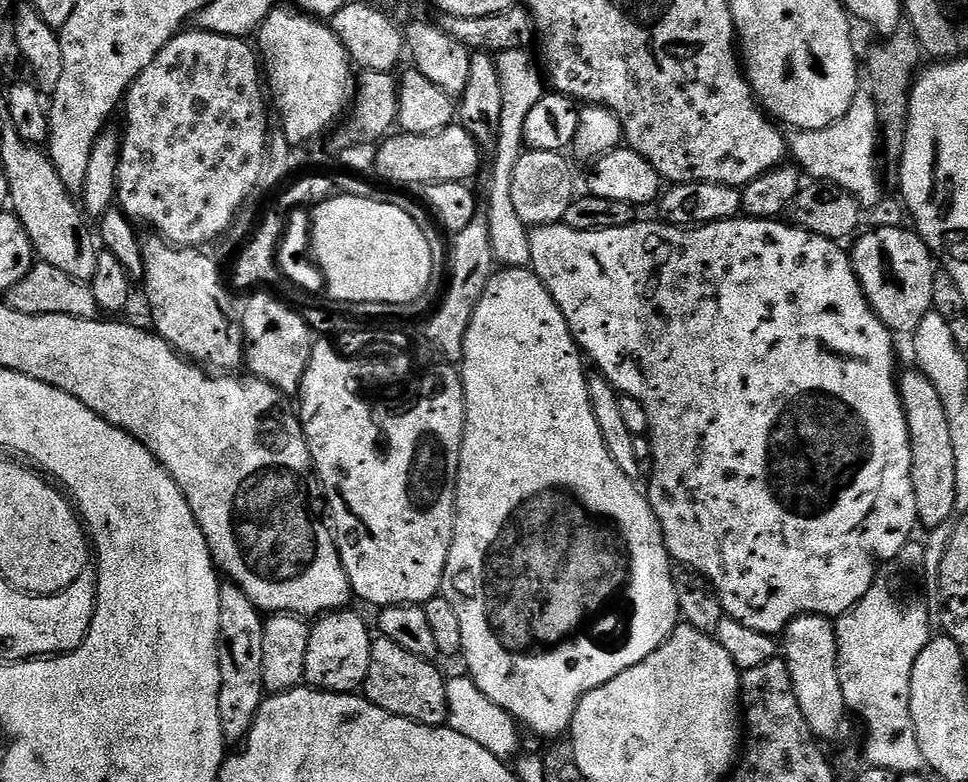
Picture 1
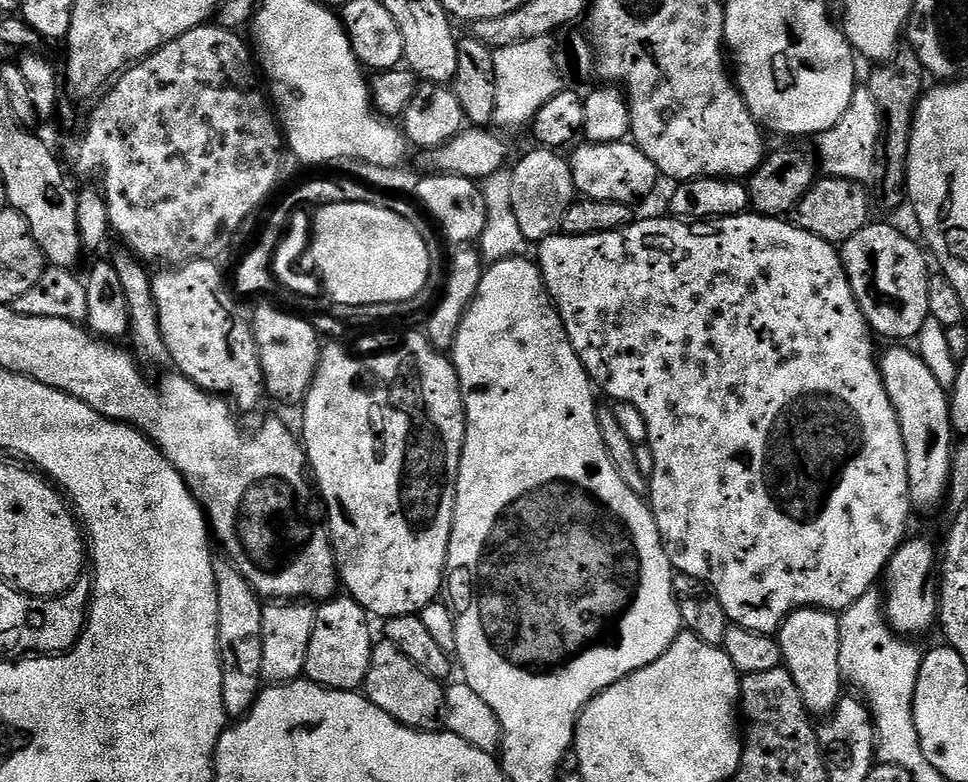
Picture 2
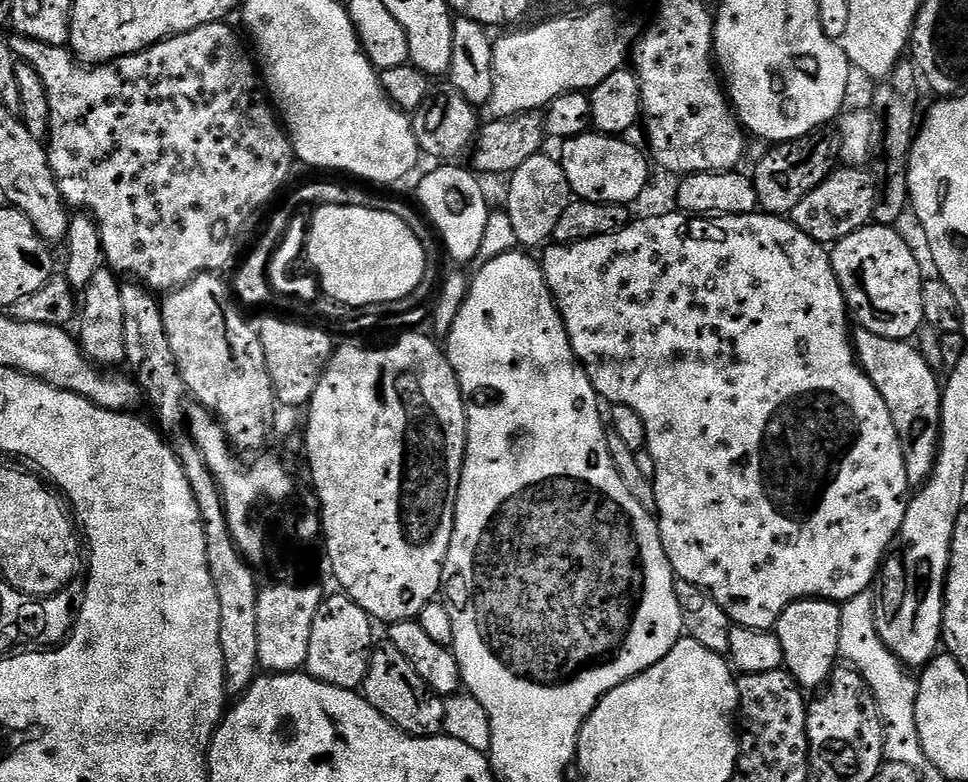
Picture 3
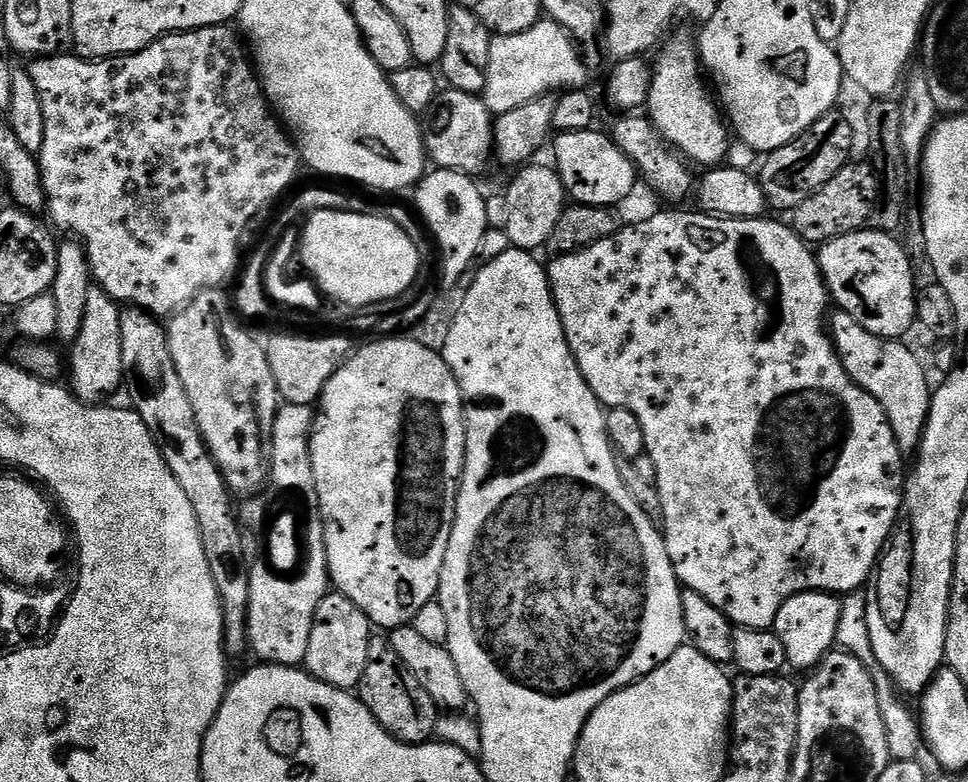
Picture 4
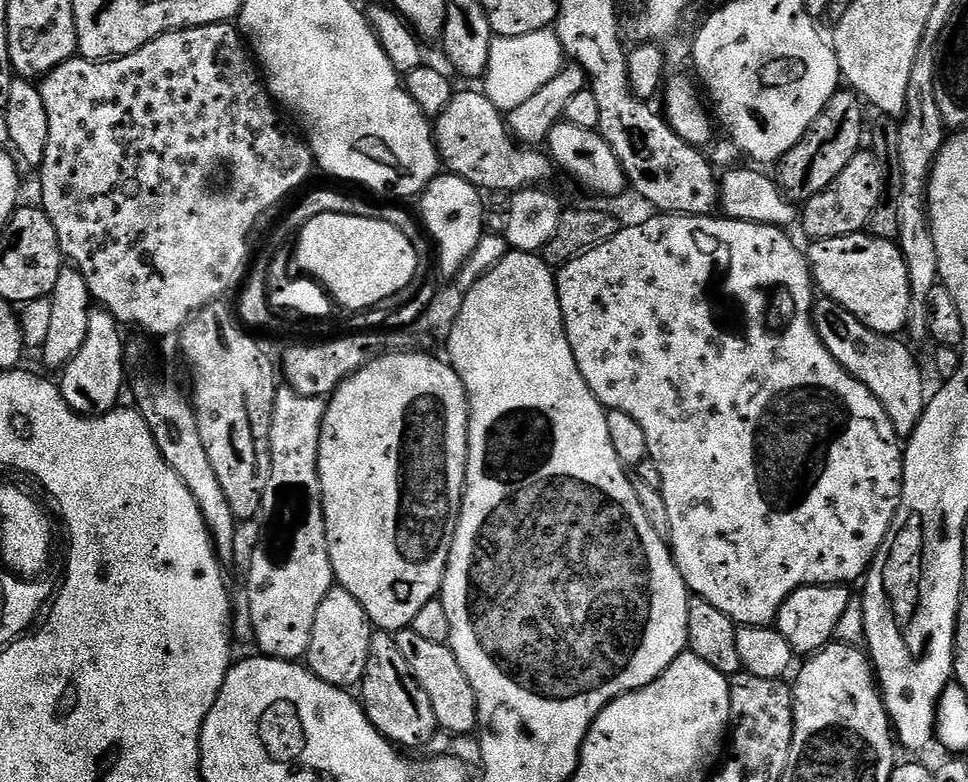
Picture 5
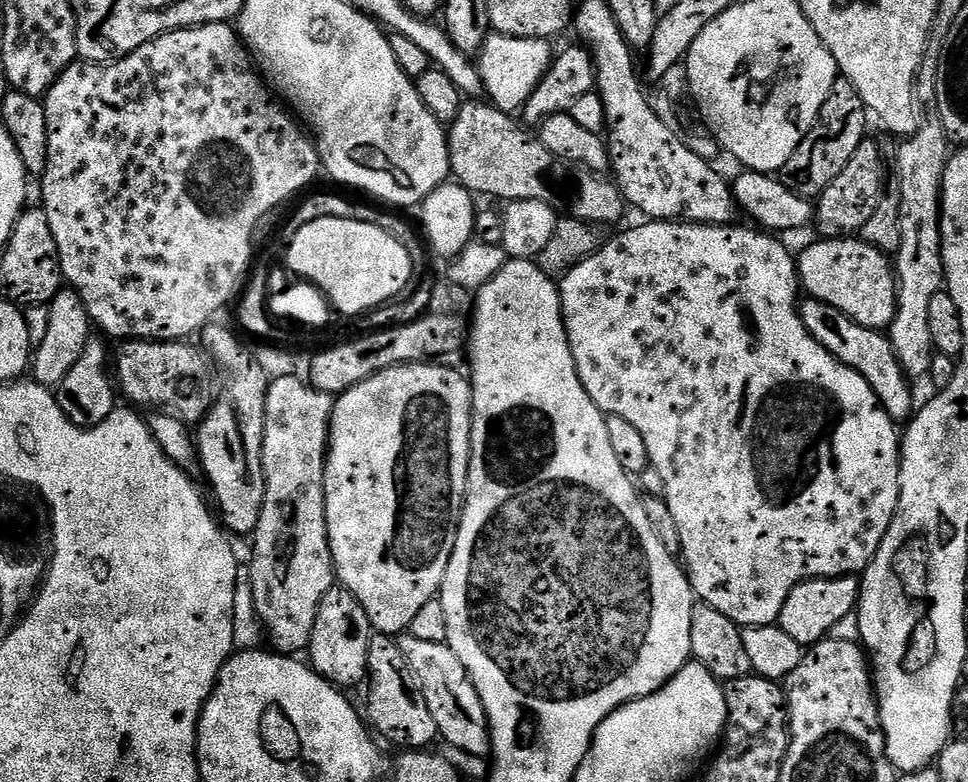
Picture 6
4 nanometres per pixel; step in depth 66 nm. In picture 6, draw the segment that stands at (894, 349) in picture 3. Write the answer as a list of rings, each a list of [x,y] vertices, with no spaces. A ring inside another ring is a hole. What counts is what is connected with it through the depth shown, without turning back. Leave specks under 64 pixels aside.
[[[809,296],[800,302],[798,307],[800,320],[806,326],[807,332],[836,360],[858,370],[870,382],[875,396],[879,398],[880,405],[892,420],[907,421],[914,410],[914,407],[912,408],[912,392],[907,384],[907,382],[909,383],[907,373],[898,362],[897,354],[887,335],[877,329],[864,327],[860,323],[854,322],[837,307]]]

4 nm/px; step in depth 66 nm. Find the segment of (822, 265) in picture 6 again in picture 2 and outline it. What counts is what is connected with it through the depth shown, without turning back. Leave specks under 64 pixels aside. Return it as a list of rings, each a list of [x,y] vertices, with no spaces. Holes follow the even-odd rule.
[[[870,222],[842,246],[844,269],[848,275],[850,286],[854,290],[854,298],[858,302],[866,322],[872,327],[873,333],[877,337],[885,336],[888,342],[915,341],[922,326],[930,318],[928,314],[930,310],[929,257],[926,255],[925,249],[919,243],[917,244],[910,237],[903,236],[898,229],[891,228],[888,224]]]

